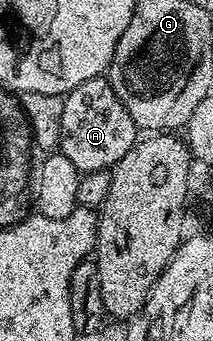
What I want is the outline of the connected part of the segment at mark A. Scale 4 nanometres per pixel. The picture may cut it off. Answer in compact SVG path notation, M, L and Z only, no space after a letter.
M102 76L92 78L83 84L79 84L75 89L70 90L64 95L65 103L63 104L63 132L61 133L60 153L75 164L75 168L82 172L90 170L109 170L116 166L123 156L133 147L134 142L139 138L139 127L131 120L127 108L119 100L115 88L110 84L108 77Z

